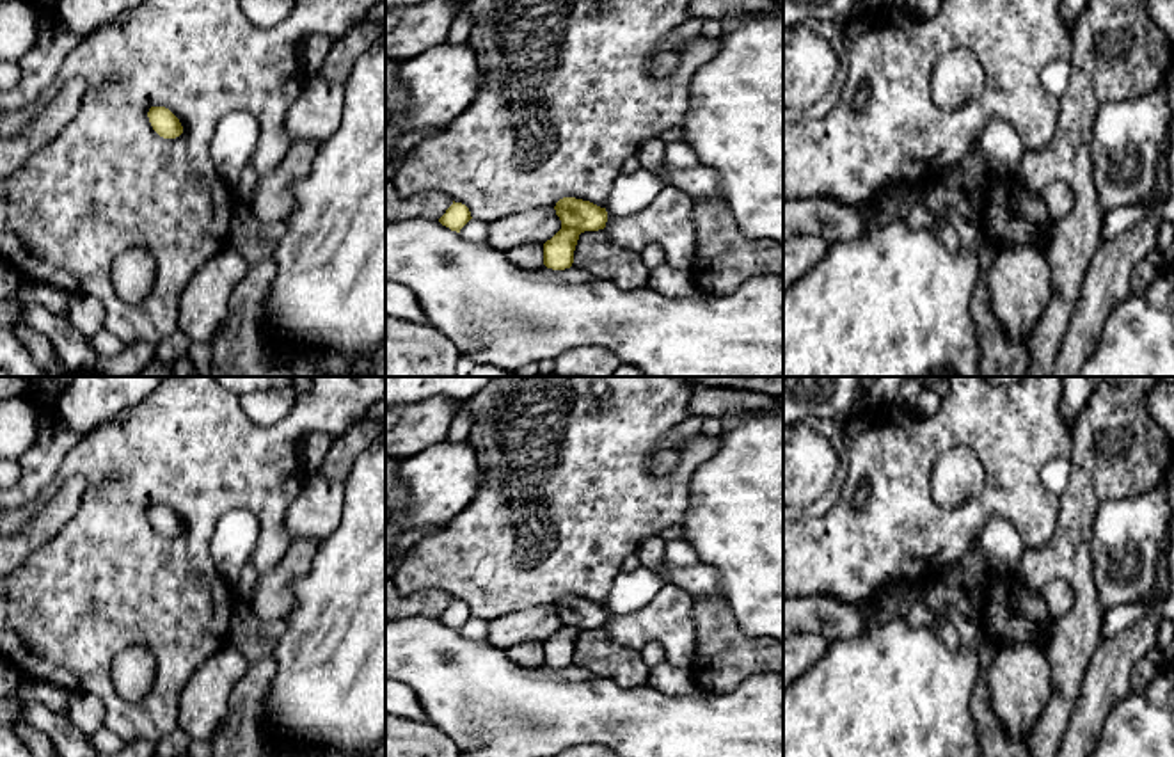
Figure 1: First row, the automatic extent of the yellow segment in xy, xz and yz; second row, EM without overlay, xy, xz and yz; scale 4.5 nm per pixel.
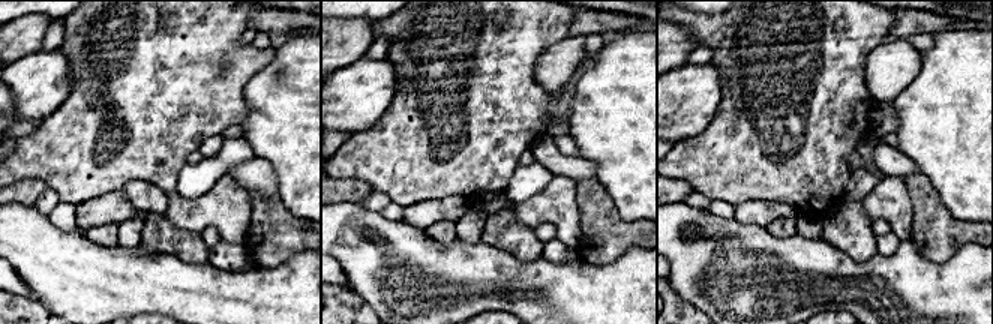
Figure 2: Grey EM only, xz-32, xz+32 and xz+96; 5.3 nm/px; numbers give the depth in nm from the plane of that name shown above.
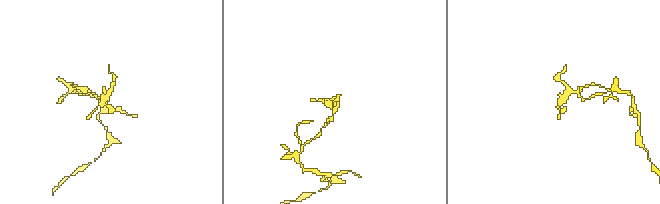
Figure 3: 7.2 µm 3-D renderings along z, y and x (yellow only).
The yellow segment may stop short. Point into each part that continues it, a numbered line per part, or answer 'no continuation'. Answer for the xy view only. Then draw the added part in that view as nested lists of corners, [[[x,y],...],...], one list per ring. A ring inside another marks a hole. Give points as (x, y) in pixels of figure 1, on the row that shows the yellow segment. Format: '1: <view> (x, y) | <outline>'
no continuation

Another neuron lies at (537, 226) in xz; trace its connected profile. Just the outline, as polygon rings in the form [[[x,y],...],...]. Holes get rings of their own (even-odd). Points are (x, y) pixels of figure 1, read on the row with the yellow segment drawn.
[[[552,206],[515,213],[488,222],[488,245],[508,252],[526,243],[545,243],[561,229],[561,220]]]

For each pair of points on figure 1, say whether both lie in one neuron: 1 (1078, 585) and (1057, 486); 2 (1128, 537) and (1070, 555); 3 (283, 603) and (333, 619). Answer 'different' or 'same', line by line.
1: different
2: different
3: different

